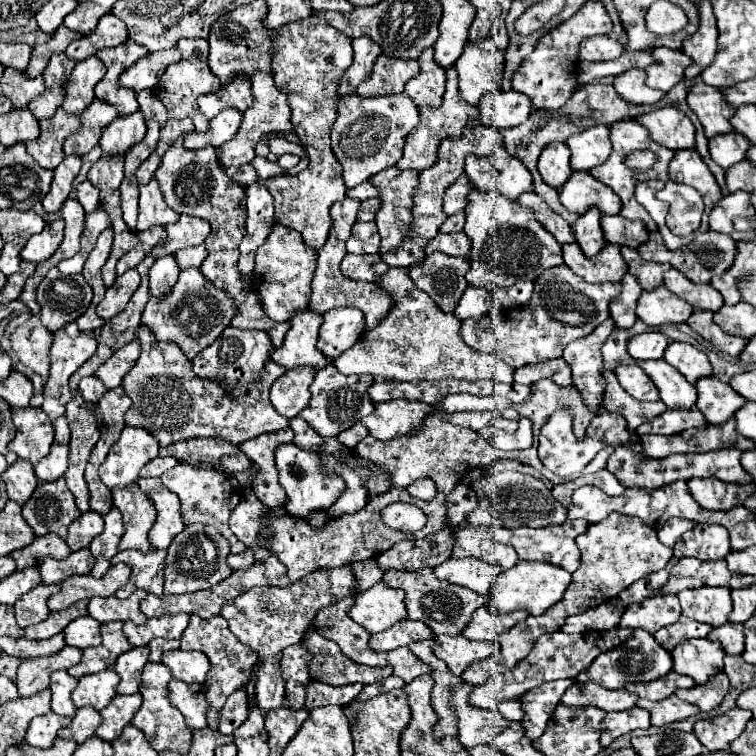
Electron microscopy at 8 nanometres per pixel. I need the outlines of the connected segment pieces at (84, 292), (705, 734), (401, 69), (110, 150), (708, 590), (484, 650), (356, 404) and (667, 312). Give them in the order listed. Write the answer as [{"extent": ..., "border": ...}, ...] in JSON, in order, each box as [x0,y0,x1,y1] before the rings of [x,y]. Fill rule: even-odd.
[{"extent":[37,267,93,333],"border":[[[53,267],[37,289],[41,323],[53,333],[59,331],[87,311],[91,297],[93,291],[83,275],[63,275]]]},{"extent":[693,707,751,751],"border":[[[735,707],[723,715],[699,719],[693,725],[693,733],[707,751],[725,751],[729,749],[729,743],[741,735],[749,719],[751,711]]]},{"extent":[357,55,419,97],"border":[[[379,55],[373,63],[373,71],[357,87],[359,97],[377,97],[377,95],[393,95],[401,93],[405,83],[419,73],[419,63],[415,59],[395,59],[387,55]]]},{"extent":[99,111,145,155],"border":[[[141,111],[117,117],[113,123],[103,127],[99,145],[105,155],[125,155],[133,145],[137,145],[145,135],[145,117]]]},{"extent":[677,587,731,627],"border":[[[699,587],[685,589],[677,593],[683,615],[707,623],[711,627],[721,627],[727,623],[727,615],[731,613],[731,589],[727,587]]]},{"extent":[433,635,495,675],"border":[[[439,635],[435,637],[433,653],[445,661],[453,675],[461,675],[473,661],[481,661],[495,653],[495,645],[487,641],[471,641],[463,635]]]},{"extent":[299,365,375,437],"border":[[[333,365],[323,367],[323,371],[317,371],[309,387],[311,399],[299,417],[303,417],[321,437],[337,437],[341,431],[347,431],[375,409],[375,403],[367,395],[367,389],[373,381],[373,375],[343,375]]]},{"extent":[637,285,693,325],"border":[[[659,285],[655,291],[643,291],[637,299],[637,317],[647,325],[663,325],[663,323],[685,323],[691,315],[693,307],[667,291],[667,287]]]}]

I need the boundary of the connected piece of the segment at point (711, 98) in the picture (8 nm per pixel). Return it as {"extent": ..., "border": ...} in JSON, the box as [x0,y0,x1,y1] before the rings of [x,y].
{"extent":[687,83,735,137],"border":[[[697,83],[689,87],[687,103],[697,115],[699,123],[707,137],[715,137],[721,133],[731,133],[733,127],[729,123],[735,109],[725,101],[725,95],[719,87],[711,87],[707,83]]]}

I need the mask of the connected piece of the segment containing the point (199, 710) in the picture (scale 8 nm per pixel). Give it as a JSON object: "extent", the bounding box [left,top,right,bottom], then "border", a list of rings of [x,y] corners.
{"extent":[169,679,207,729],"border":[[[171,679],[169,683],[169,701],[177,707],[187,725],[191,729],[205,729],[207,727],[207,701],[205,701],[205,687],[203,685],[189,685],[179,679]]]}

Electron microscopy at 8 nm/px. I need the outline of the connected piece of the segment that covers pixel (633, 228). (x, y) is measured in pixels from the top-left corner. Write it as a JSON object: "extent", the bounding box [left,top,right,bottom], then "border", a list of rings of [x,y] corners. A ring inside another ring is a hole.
{"extent":[601,215,649,249],"border":[[[603,215],[601,227],[603,227],[603,235],[607,235],[607,239],[617,239],[617,241],[609,241],[609,243],[617,243],[617,245],[627,245],[627,247],[637,249],[641,243],[645,243],[649,239],[649,231],[641,221],[631,221],[621,215],[613,215],[613,217]]]}

